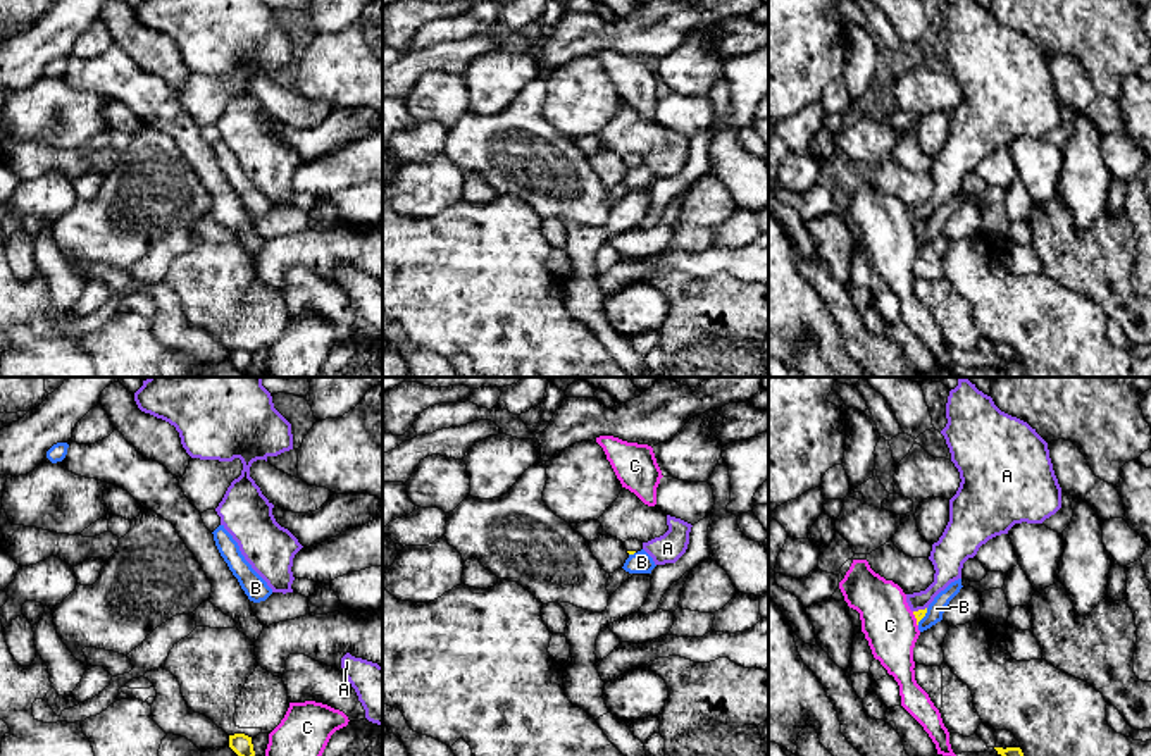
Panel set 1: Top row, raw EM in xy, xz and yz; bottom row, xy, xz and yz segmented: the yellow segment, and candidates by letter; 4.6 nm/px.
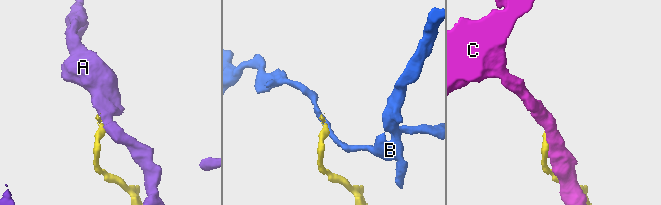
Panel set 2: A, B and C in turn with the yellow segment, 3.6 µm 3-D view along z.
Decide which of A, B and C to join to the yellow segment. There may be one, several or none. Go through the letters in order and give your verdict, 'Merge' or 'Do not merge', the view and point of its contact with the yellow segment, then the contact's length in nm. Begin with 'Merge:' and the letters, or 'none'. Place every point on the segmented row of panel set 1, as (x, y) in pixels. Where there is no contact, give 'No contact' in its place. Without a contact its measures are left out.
Merge: none
A: Do not merge. Touches yellow at yz (919, 610). Shared border 70 nm
B: Do not merge. Touches yellow at yz (924, 615). Shared border 90 nm
C: Do not merge. Touches yellow at yz (915, 617). Shared border 80 nm

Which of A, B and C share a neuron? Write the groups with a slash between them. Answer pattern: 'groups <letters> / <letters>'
groups A / B / C

